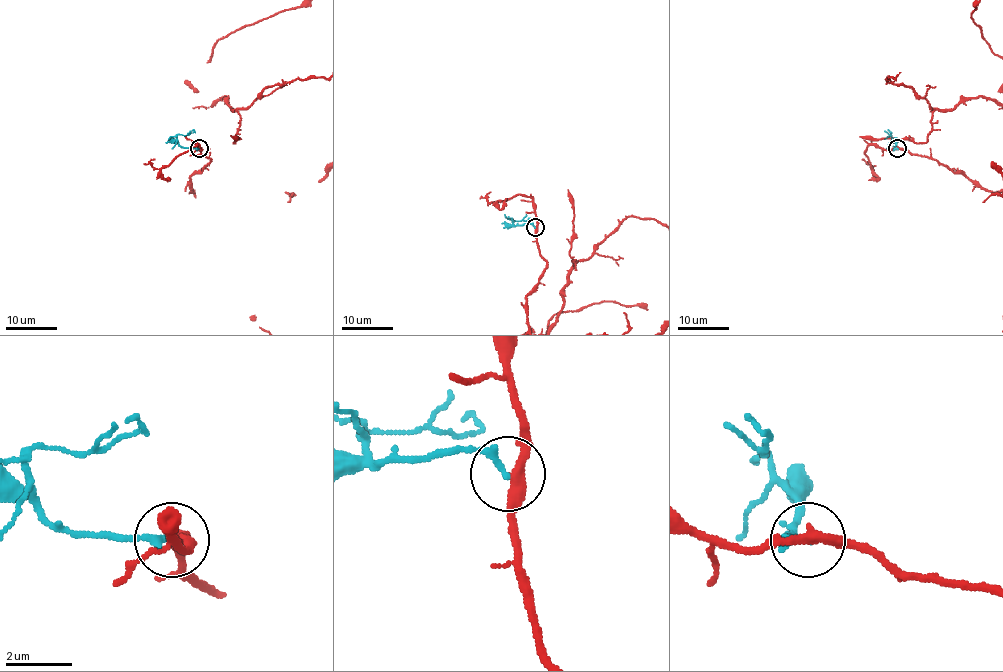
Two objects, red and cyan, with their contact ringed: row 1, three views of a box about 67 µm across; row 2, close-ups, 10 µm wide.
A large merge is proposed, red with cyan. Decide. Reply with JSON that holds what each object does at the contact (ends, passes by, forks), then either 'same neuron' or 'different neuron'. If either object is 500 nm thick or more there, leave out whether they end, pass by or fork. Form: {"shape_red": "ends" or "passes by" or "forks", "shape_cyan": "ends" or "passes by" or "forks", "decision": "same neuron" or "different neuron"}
{"shape_red": "passes by", "shape_cyan": "ends", "decision": "different neuron"}

